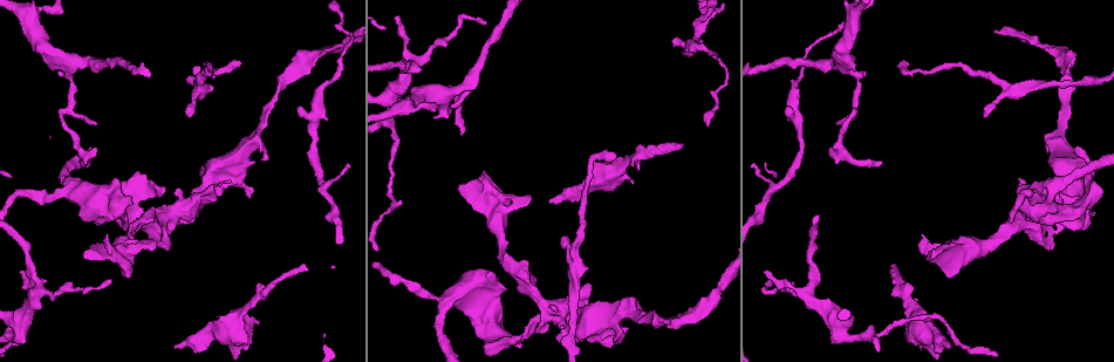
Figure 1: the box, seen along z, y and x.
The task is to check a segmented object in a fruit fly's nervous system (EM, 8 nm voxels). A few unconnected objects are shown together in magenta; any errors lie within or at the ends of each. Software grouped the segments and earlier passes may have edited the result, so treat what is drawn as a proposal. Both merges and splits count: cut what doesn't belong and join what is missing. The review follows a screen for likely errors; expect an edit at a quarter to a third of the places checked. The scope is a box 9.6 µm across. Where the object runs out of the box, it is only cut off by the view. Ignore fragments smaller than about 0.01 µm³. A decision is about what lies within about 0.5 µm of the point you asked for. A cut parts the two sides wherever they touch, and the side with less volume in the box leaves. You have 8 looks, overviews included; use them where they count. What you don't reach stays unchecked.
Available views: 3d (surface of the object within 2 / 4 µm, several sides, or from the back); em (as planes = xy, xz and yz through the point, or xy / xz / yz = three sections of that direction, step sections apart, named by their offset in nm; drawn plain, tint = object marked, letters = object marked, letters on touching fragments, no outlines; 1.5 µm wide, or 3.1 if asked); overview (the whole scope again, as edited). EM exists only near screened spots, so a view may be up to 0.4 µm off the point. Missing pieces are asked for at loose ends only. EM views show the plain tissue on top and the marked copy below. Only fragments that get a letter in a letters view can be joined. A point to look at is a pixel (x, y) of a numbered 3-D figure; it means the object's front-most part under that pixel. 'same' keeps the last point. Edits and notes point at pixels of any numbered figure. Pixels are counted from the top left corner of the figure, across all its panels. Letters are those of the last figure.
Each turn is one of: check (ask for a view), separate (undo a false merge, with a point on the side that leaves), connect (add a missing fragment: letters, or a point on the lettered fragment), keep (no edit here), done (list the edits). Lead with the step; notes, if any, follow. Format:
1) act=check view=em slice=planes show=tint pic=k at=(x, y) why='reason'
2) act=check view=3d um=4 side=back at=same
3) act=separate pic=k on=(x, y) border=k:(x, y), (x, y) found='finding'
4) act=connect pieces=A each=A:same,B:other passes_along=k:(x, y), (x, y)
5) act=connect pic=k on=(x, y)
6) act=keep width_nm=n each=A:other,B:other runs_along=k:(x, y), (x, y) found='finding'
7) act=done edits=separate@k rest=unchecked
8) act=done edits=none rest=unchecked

act=check view=3d um=4 side=back pic=1 at=(307, 269) why='an open end'

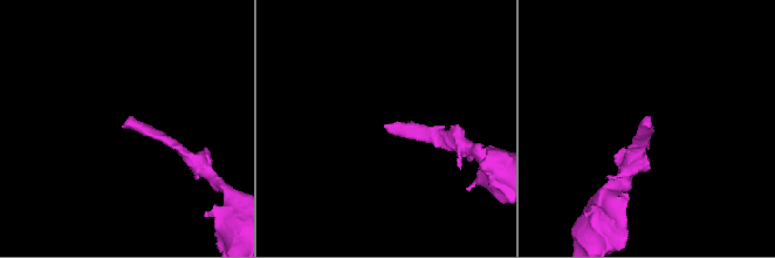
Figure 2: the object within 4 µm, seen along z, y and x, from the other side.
act=check view=em slice=planes show=tint pic=2 at=(650, 125)

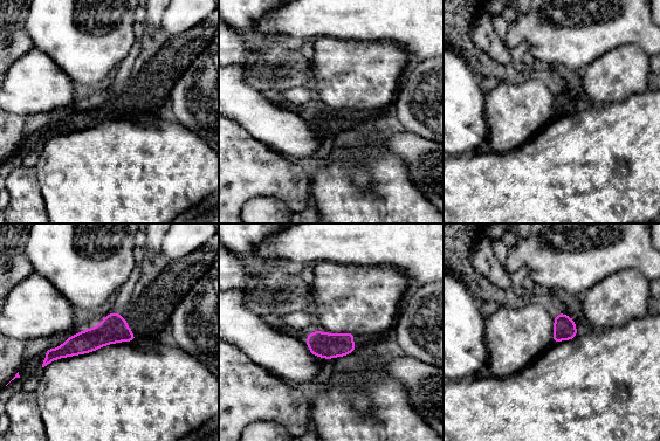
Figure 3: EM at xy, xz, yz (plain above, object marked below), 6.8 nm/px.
act=check view=em slice=planes show=letters at=same why='see the neighbours'

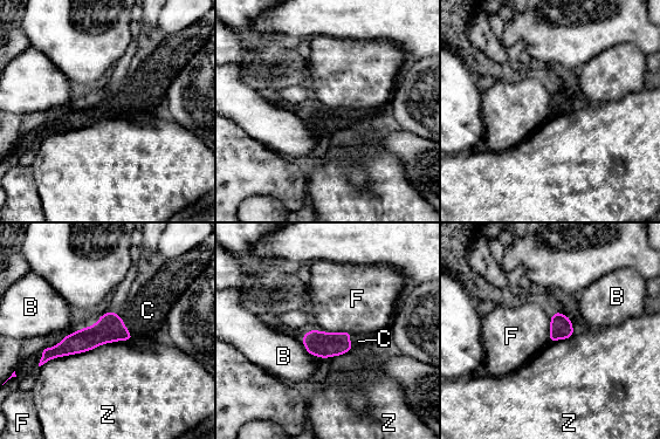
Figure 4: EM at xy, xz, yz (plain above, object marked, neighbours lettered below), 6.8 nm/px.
act=connect pieces=C each=B:other,C:same,F:other,Z:other passes_along=4:(110, 328), (124, 324), (148, 310) found='it goes on there'

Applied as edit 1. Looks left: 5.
act=check view=overview

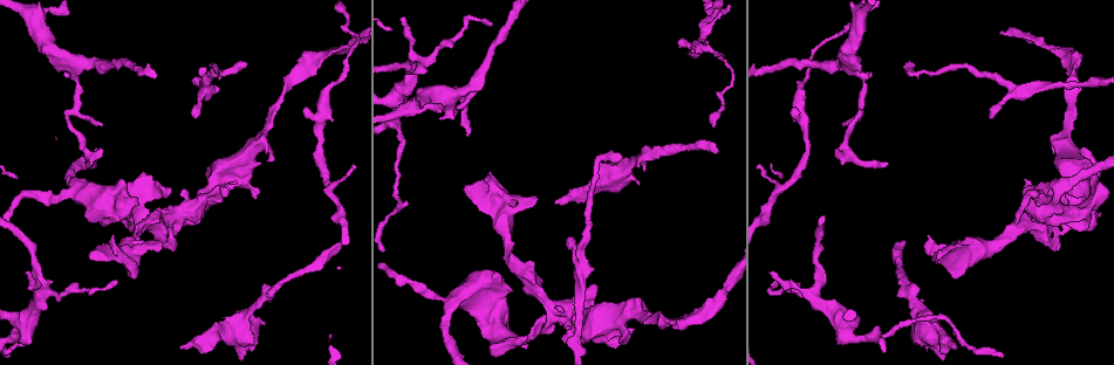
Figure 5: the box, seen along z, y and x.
act=check view=em slice=yz step=4 show=tint pic=5 at=(556, 203) why='branch stops here'

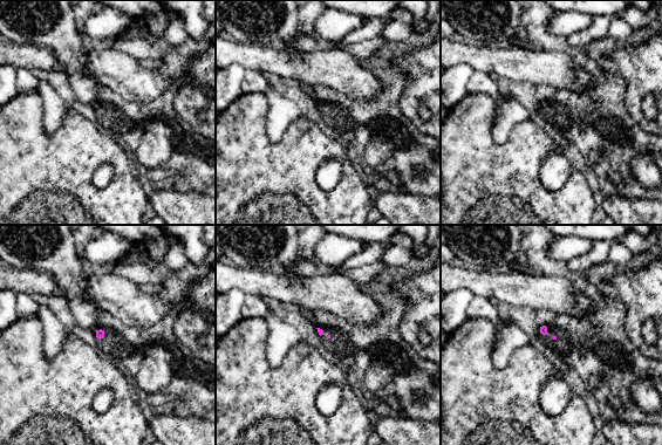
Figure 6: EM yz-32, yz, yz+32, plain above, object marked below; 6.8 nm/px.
act=check view=em slice=planes show=letters at=same why='another direction'

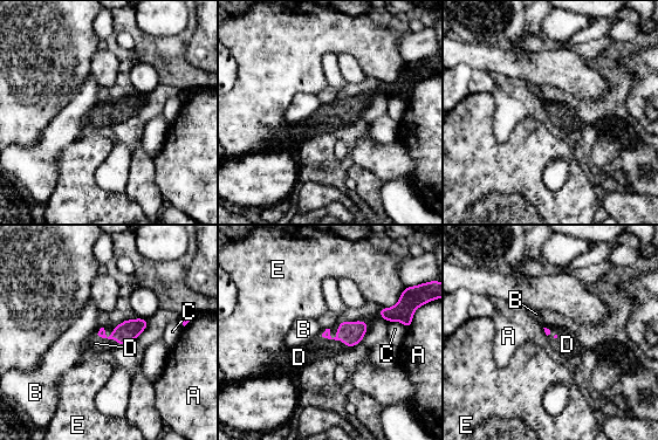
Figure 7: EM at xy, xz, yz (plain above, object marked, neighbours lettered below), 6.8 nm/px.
act=connect pieces=D each=A:other,B:other,C:other,D:same,E:other found='it goes on there'

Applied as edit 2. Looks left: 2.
act=done edits=connect@4,connect@7 rest=unchecked

